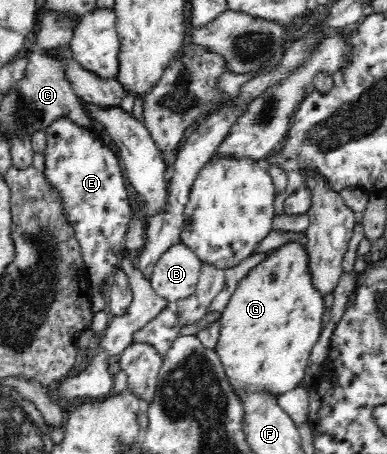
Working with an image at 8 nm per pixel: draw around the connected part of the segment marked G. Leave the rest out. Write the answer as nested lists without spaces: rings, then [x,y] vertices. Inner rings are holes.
[[[289,240],[267,255],[239,281],[220,317],[220,337],[215,347],[237,395],[245,387],[257,387],[283,395],[299,386],[304,378],[313,347],[320,339],[325,313],[323,292],[313,282],[306,240]]]

